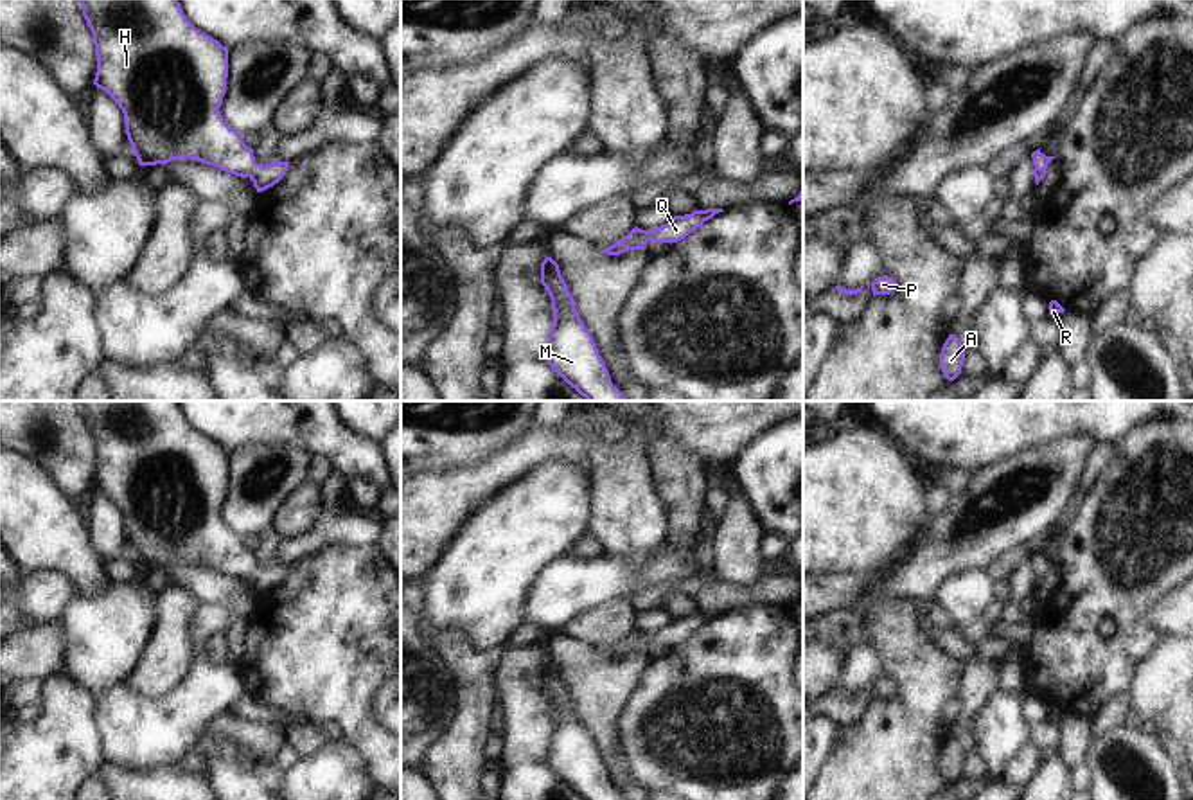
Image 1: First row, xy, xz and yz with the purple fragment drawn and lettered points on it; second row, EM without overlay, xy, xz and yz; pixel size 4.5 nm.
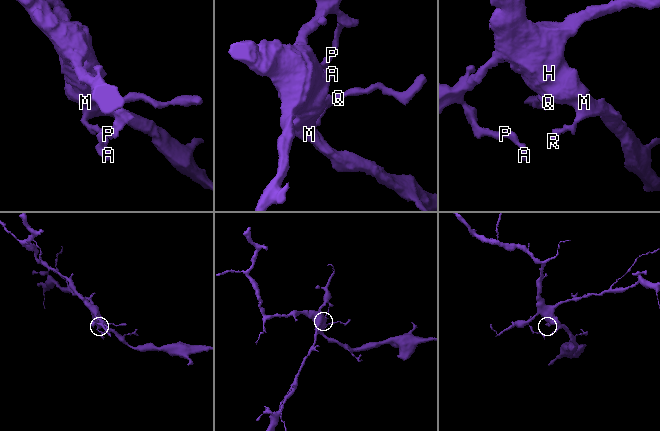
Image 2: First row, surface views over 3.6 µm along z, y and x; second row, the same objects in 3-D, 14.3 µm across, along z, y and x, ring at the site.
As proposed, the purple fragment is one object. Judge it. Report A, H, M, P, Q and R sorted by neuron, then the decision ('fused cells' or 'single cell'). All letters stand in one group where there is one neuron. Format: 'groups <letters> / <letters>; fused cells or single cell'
groups A H M P Q R; single cell

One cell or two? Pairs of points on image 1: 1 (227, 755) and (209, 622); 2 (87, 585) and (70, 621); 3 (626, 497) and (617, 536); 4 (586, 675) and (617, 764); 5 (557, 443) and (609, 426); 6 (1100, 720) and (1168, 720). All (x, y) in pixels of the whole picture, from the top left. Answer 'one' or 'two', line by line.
1: two
2: two
3: one
4: one
5: one
6: two

